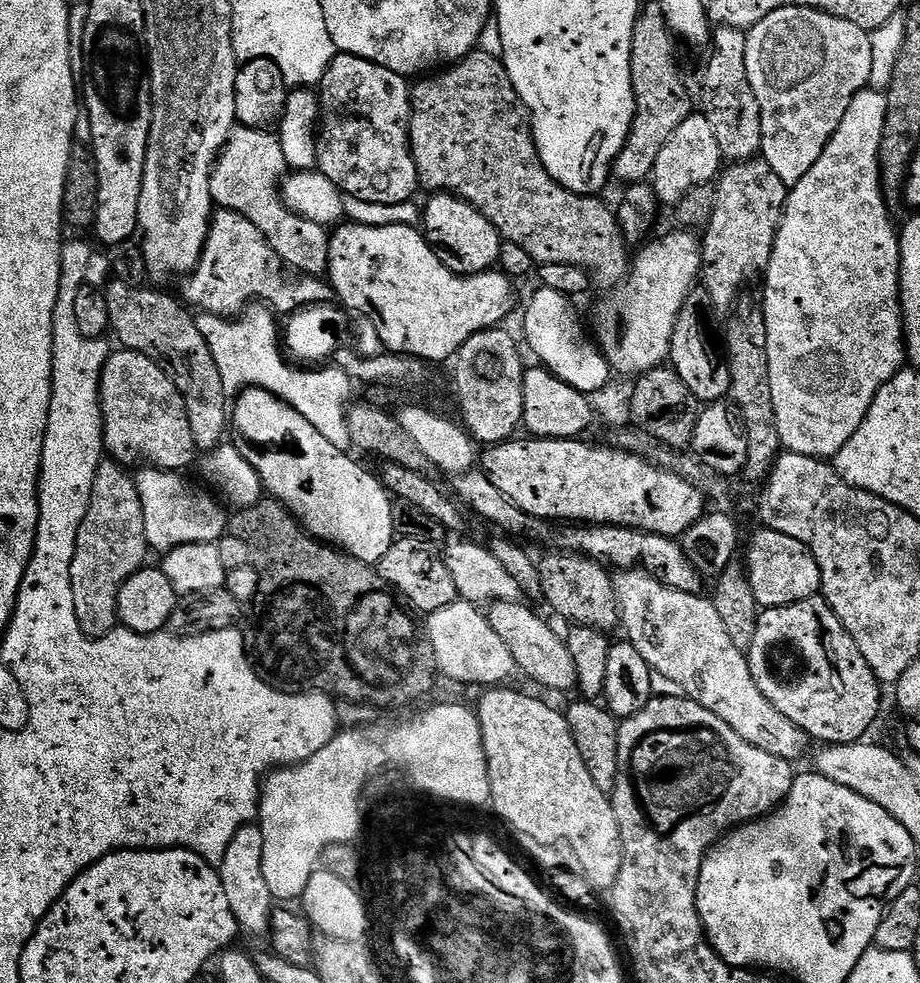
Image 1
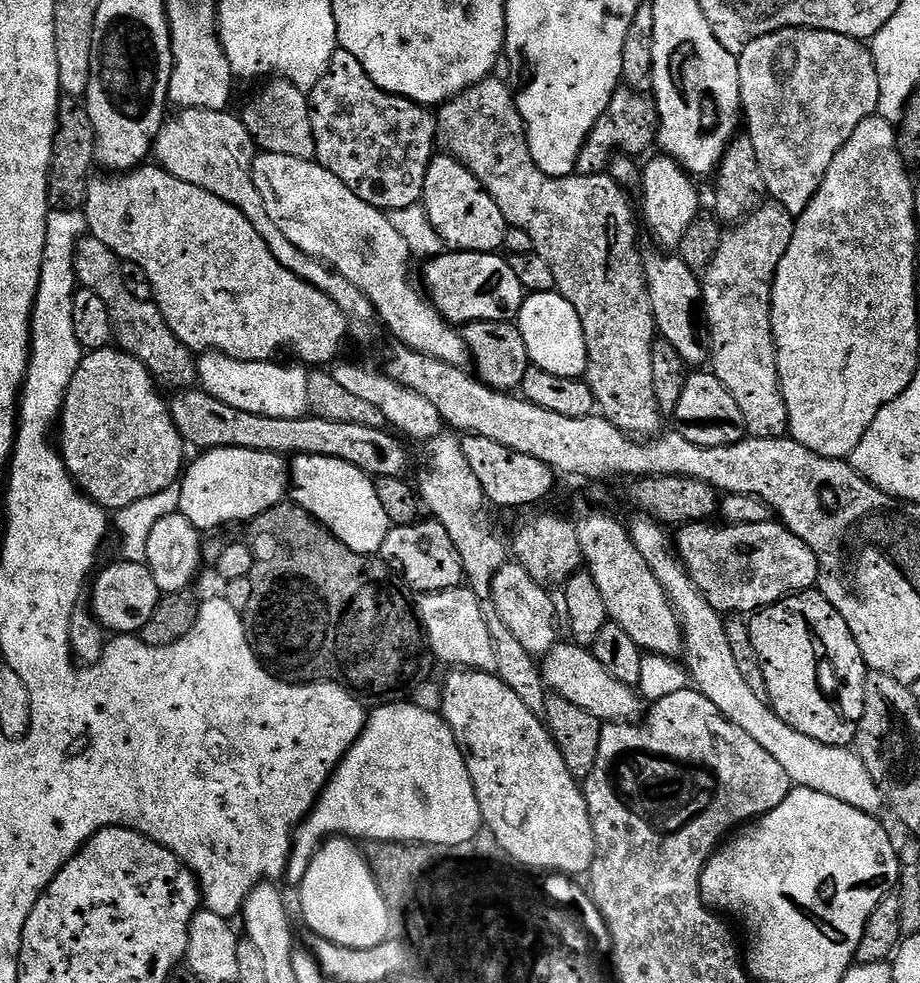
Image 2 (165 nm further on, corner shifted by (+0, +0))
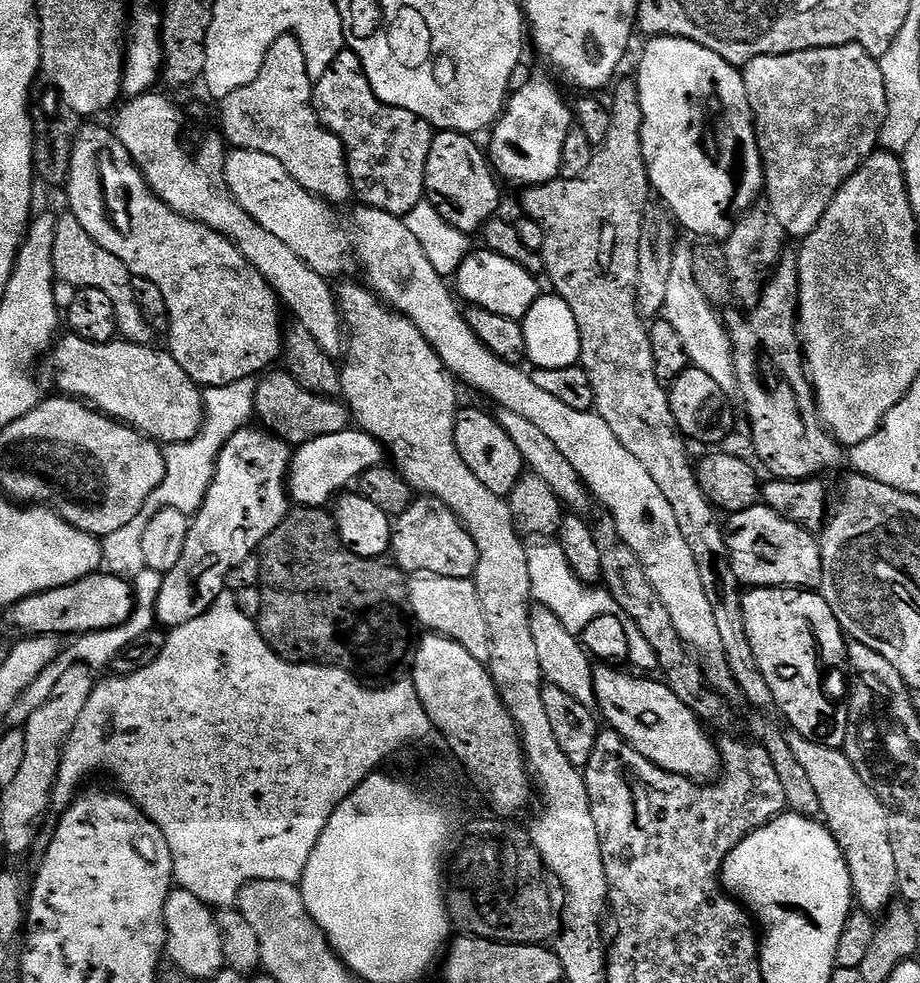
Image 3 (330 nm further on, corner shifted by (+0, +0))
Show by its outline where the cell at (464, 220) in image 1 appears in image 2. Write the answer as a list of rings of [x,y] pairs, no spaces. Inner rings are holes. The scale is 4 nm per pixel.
[[[447,154],[433,155],[426,170],[426,182],[422,205],[441,242],[453,252],[495,252],[504,247],[504,239],[510,225],[498,210],[498,202],[490,198],[488,191],[458,162]]]

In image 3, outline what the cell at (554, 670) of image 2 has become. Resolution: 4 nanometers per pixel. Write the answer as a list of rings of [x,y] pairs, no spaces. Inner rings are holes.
[[[600,666],[593,671],[592,681],[594,682],[594,694],[596,695],[596,704],[598,709],[600,708],[599,715],[602,717],[604,715],[604,720],[611,731],[617,732],[619,736],[623,738],[631,748],[633,748],[638,754],[642,754],[642,758],[646,758],[654,766],[658,766],[662,770],[667,772],[673,772],[679,776],[686,777],[687,780],[695,780],[697,782],[706,782],[709,781],[716,772],[716,769],[719,767],[719,753],[716,751],[715,745],[710,744],[709,738],[704,734],[705,727],[702,725],[702,722],[693,712],[678,699],[678,694],[674,694],[674,690],[670,690],[668,685],[661,682],[659,679],[656,680],[639,680],[636,676],[627,676],[624,672],[615,672],[615,667],[612,666]]]

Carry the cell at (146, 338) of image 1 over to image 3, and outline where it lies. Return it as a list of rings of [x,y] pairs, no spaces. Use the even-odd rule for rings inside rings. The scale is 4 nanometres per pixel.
[[[71,214],[62,215],[57,219],[54,230],[54,270],[56,280],[61,285],[72,284],[73,289],[93,288],[102,290],[114,302],[114,318],[117,333],[131,344],[151,345],[154,339],[152,327],[146,322],[142,310],[138,310],[138,302],[134,300],[132,271],[122,263],[110,250],[102,250],[86,230],[82,230],[82,222]]]

